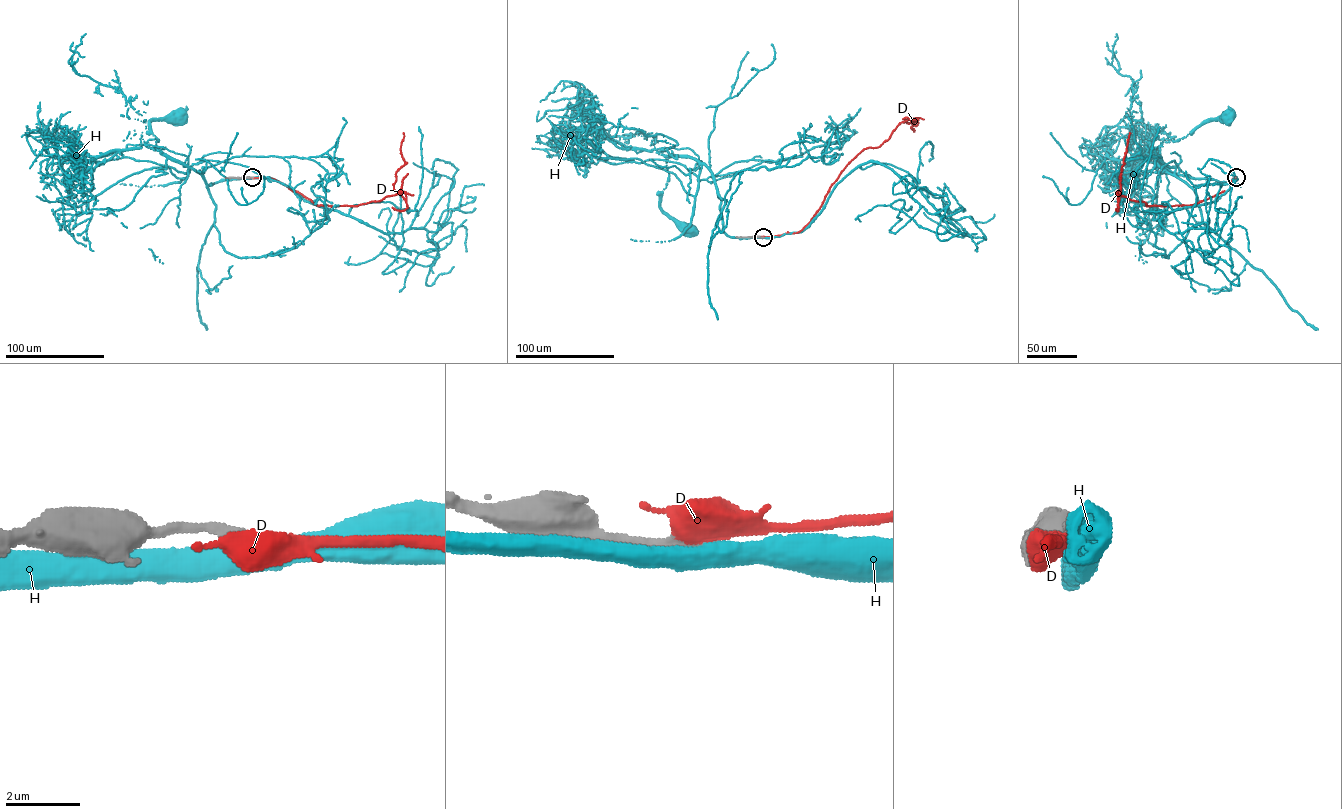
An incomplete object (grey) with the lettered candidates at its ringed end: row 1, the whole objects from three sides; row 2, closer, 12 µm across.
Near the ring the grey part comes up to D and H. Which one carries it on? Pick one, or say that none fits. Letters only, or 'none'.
D

